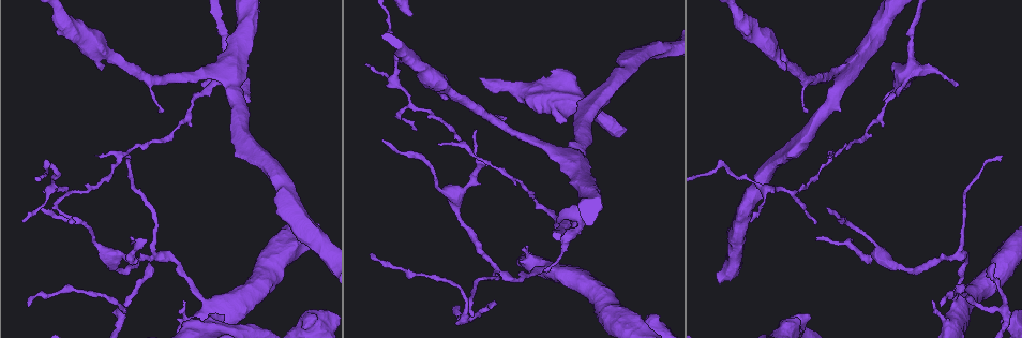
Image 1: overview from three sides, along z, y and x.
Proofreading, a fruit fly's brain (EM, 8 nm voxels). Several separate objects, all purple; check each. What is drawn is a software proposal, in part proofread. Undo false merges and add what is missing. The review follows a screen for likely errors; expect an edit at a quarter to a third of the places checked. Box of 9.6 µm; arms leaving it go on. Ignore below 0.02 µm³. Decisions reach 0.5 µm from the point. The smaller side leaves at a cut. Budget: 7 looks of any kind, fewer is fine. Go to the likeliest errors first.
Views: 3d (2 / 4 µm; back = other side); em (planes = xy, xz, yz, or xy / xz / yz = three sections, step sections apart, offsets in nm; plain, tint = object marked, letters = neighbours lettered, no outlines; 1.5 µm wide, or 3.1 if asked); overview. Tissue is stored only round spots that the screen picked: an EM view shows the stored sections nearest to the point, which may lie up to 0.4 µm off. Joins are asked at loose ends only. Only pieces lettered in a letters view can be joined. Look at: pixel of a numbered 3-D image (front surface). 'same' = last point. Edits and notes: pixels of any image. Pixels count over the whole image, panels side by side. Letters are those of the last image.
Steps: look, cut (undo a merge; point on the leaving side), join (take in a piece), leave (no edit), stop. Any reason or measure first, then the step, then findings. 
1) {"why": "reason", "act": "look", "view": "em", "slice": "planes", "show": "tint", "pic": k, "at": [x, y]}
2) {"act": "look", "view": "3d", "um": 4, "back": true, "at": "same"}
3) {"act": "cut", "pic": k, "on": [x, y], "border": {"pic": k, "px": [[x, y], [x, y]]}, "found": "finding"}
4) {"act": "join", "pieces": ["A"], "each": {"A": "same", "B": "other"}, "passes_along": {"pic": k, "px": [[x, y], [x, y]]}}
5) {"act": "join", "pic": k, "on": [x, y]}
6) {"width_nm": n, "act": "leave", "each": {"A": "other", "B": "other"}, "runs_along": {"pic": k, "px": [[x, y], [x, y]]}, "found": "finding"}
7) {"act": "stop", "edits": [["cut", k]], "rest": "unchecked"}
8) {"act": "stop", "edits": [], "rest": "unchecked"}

{"why": "free end", "act": "look", "view": "em", "slice": "xz", "step": 8, "show": "letters", "pic": 1, "at": [250, 102]}

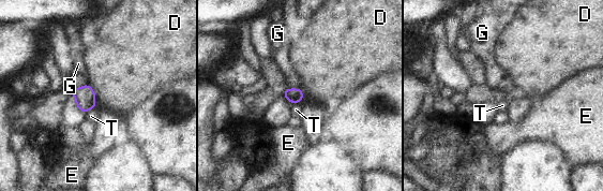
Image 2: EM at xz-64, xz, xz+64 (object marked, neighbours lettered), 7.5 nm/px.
{"why": "cut it another way", "act": "look", "view": "em", "slice": "planes", "show": "letters", "at": "same"}

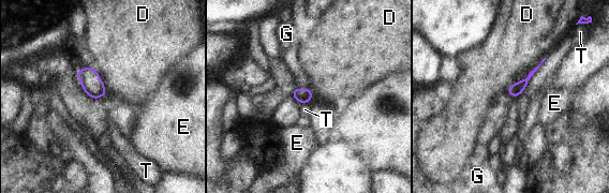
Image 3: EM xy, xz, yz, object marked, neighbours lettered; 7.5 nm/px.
{"act": "leave", "each": {"D": "other", "E": "other", "G": "other", "T": "other"}, "border": {"pic": 3, "px": [[310, 88], [293, 89]]}, "found": "no lettered piece goes on from it"}

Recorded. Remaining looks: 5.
{"why": "thin end", "act": "look", "view": "3d", "um": 4, "pic": 1, "at": [816, 239]}

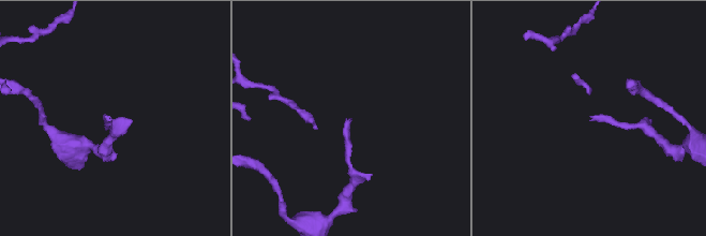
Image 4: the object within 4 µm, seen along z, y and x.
{"act": "look", "view": "em", "slice": "planes", "show": "letters", "pic": 4, "at": [350, 119]}

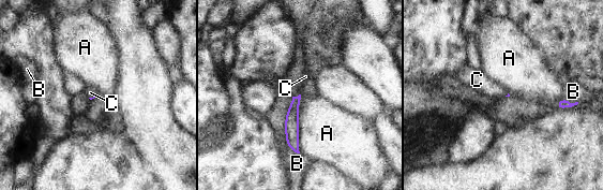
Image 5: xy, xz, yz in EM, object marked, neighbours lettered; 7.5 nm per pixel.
{"act": "join", "pieces": ["C"], "each": {"A": "other", "B": "other", "C": "same"}, "passes_along": {"pic": 5, "px": [[291, 126], [298, 96], [305, 76]]}, "found": "the neuron continues"}

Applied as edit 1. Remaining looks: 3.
{"why": "sudden change in width", "act": "look", "view": "3d", "um": 4, "pic": 1, "at": [557, 115]}

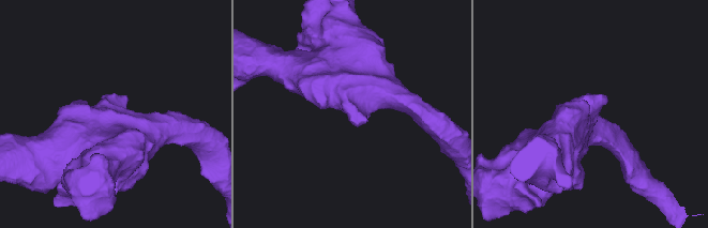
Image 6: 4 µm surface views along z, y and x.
{"act": "look", "view": "em", "slice": "xy", "step": 4, "show": "tint", "pic": 6, "at": [590, 110]}

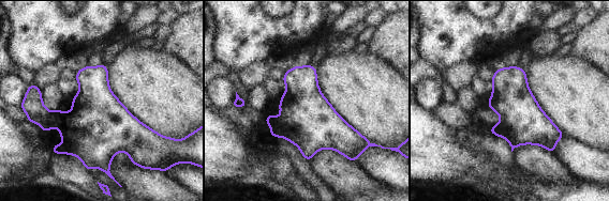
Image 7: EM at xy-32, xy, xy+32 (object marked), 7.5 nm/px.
{"why": "cut it another way", "act": "look", "view": "em", "slice": "planes", "show": "letters", "at": "same"}

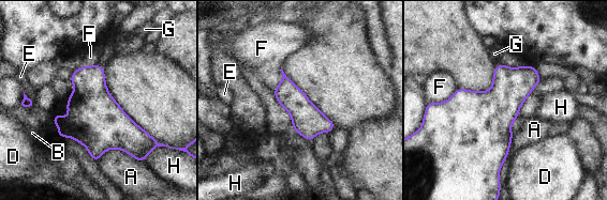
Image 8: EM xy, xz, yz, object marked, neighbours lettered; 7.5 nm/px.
{"width_nm": 360, "act": "leave", "each": {"A": "other", "B": "other", "D": "other", "E": "other", "F": "other", "G": "other", "H": "other"}, "border": {"pic": 8, "px": [[154, 147], [143, 159]]}, "found": "continuous, no second neuron"}

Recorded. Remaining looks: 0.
{"act": "stop", "edits": [["join", 5]], "rest": "unchecked"}

